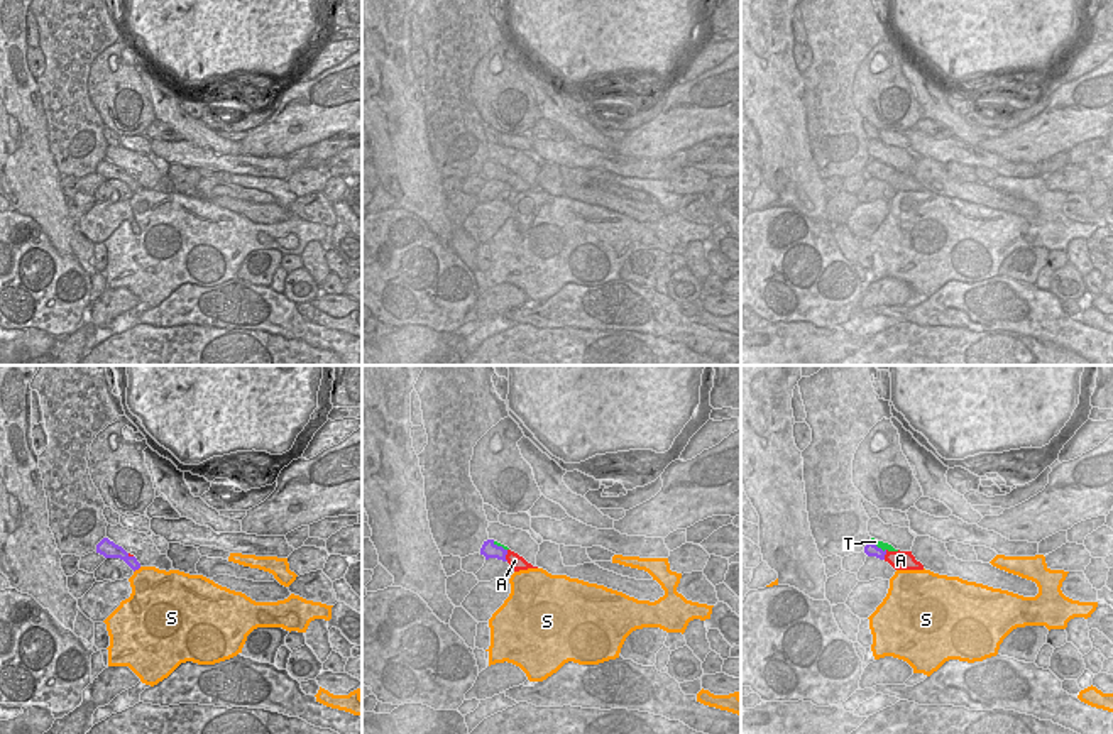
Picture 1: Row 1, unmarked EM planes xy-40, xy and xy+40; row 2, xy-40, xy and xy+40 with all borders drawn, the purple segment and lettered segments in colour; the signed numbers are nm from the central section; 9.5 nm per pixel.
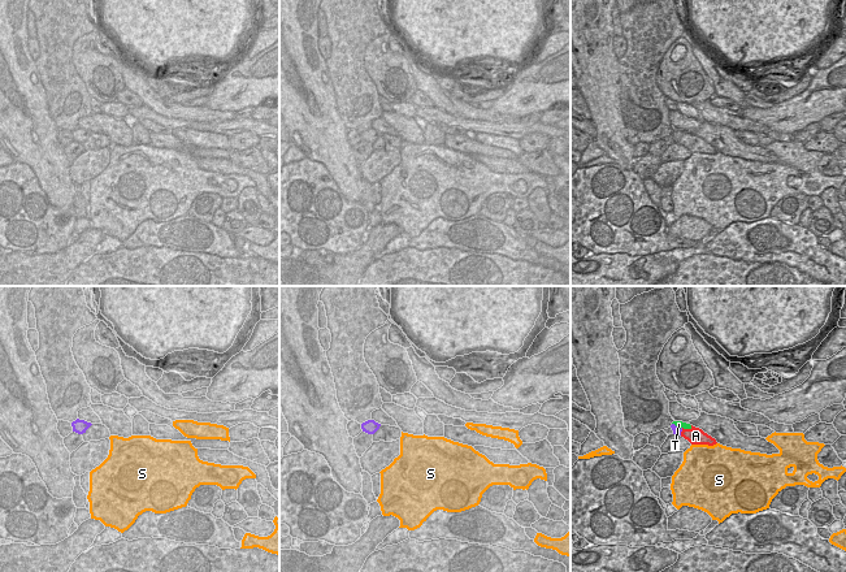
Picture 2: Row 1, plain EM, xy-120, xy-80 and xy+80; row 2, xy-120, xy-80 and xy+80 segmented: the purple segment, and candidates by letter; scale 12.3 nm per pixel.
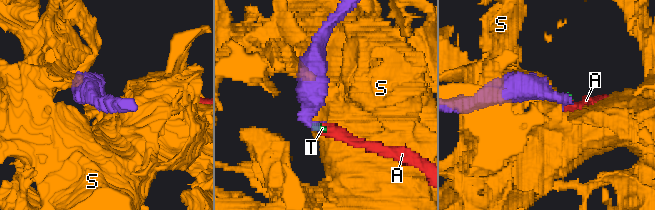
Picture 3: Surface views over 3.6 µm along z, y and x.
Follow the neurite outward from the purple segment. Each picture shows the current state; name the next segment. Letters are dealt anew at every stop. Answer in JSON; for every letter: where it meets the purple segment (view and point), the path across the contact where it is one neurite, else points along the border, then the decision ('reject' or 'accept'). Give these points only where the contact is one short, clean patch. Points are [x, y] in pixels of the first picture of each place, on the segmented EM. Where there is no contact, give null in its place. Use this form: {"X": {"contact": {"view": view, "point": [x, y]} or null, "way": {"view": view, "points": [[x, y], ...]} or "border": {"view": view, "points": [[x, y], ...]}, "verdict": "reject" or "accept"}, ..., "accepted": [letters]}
{"A": {"contact": {"view": "xy", "point": [506, 553]}, "border": {"view": "xy", "points": [[508, 550], [506, 560]]}, "verdict": "reject"}, "S": {"contact": {"view": "xy-40", "point": [137, 569]}, "verdict": "reject"}, "T": {"contact": {"view": "xy+40", "point": [877, 547]}, "verdict": "reject"}, "accepted": []}

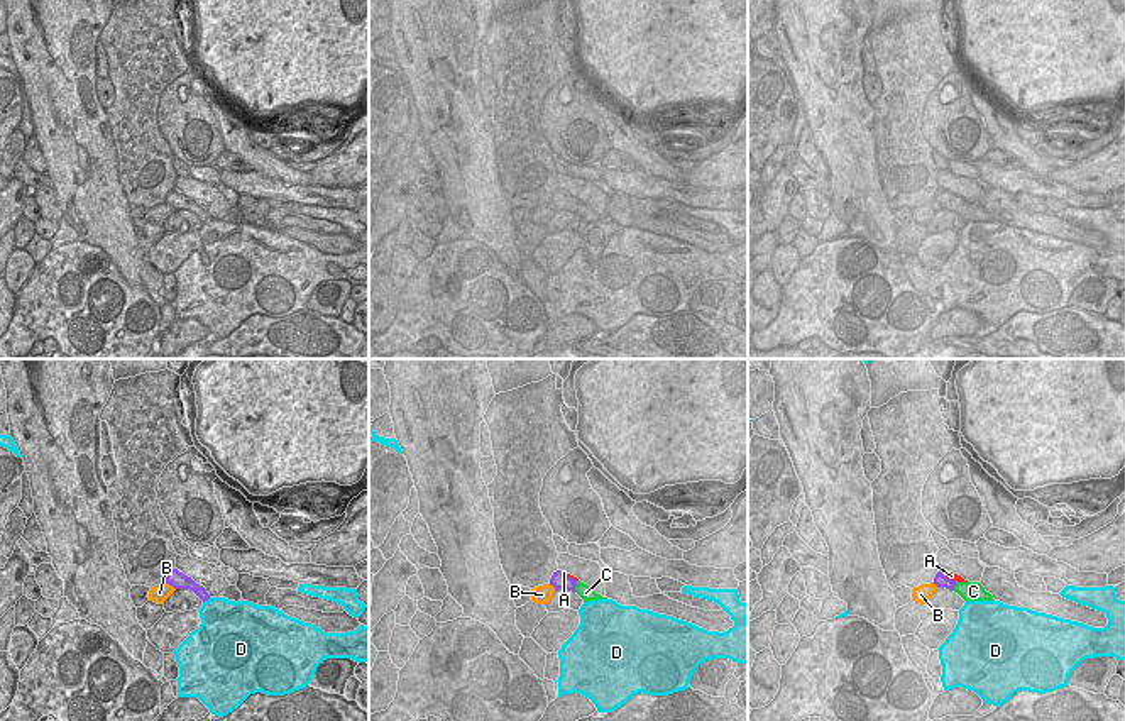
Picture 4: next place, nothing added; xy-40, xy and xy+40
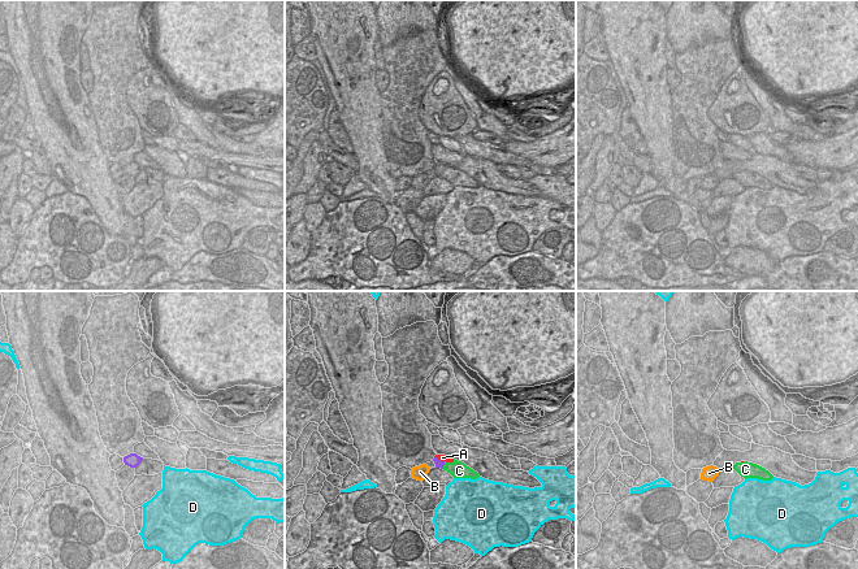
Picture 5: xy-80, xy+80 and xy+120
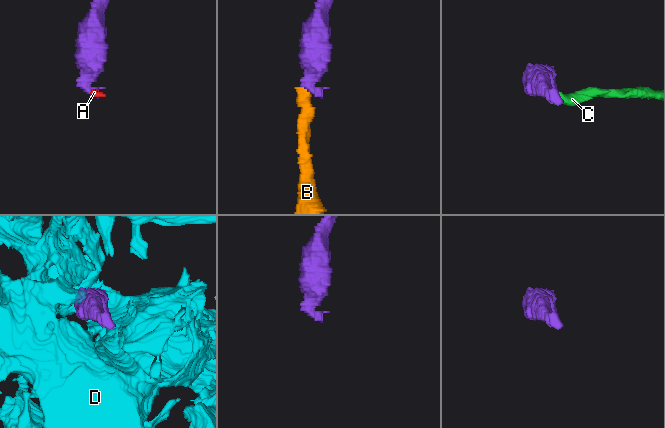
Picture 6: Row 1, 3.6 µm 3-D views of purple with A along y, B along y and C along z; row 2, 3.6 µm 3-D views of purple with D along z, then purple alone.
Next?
{"A": {"contact": {"view": "xy+40", "point": [946, 577]}, "verdict": "reject"}, "B": {"contact": {"view": "xy-40", "point": [170, 584]}, "way": {"view": "xy-40", "points": [[175, 577], [170, 584], [159, 593]]}, "verdict": "accept"}, "C": {"contact": {"view": "xy", "point": [576, 584]}, "border": {"view": "xy", "points": [[577, 581], [576, 591]]}, "verdict": "reject"}, "D": {"contact": {"view": "xy-40", "point": [207, 599]}, "verdict": "reject"}, "accepted": ["B"]}

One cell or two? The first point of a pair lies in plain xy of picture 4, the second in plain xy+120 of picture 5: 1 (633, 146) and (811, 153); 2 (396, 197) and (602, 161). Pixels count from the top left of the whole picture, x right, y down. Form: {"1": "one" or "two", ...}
{"1": "two", "2": "one"}

